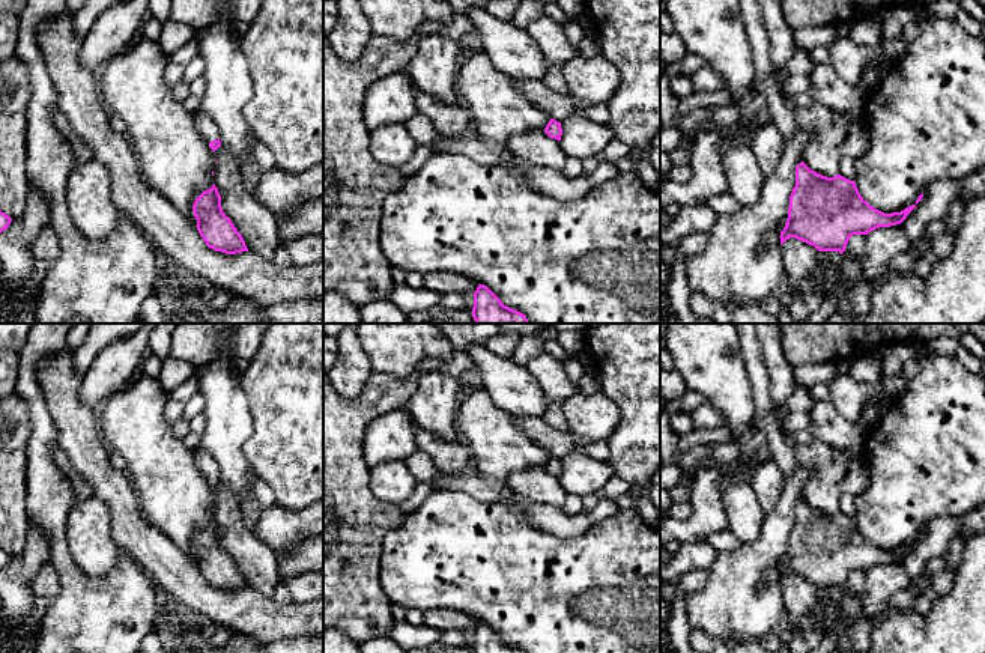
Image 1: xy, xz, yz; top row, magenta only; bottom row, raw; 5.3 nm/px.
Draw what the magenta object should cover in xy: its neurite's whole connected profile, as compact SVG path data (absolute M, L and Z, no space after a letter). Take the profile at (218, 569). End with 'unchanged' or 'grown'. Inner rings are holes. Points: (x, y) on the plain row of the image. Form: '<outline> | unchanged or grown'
M215 521L195 536L192 548L197 557L195 564L209 585L226 591L248 588L242 572L223 549Z | unchanged

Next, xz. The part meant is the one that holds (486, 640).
M484 621L474 629L472 653L525 653L502 641L502 638Z | unchanged

